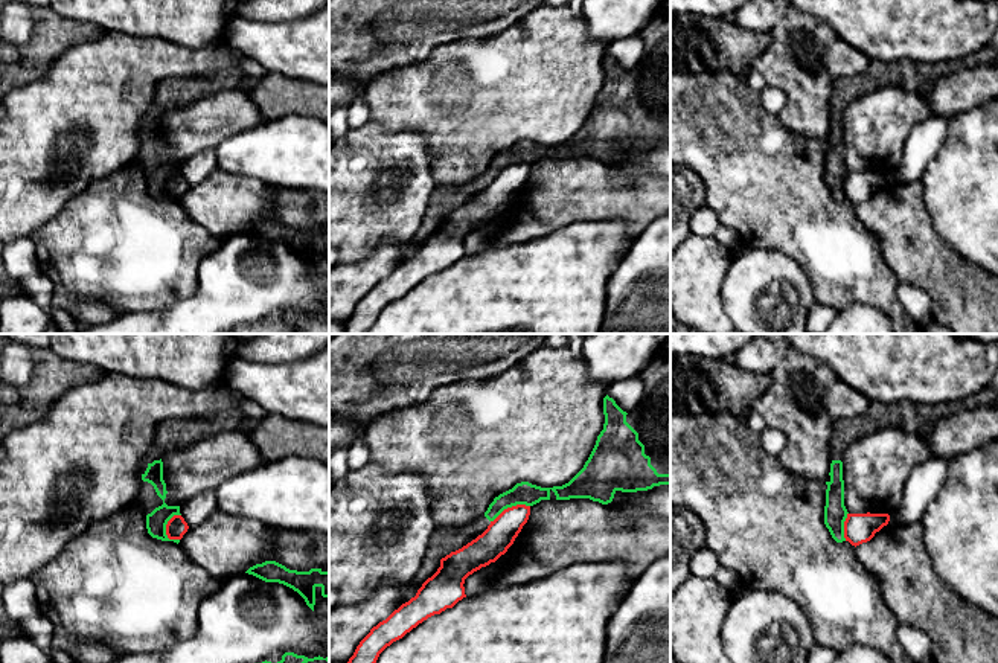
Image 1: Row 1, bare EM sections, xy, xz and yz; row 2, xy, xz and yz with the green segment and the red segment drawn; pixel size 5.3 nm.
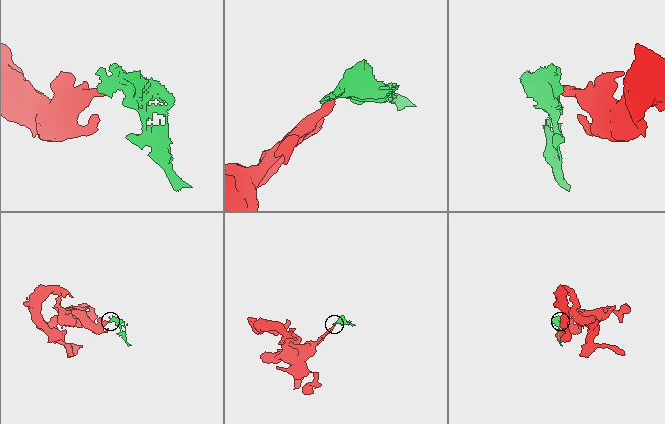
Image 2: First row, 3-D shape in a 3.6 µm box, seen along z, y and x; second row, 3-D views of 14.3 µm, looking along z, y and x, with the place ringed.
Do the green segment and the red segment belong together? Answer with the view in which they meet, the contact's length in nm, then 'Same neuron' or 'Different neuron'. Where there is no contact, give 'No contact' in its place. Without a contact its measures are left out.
Touches green in xy. Shared border 160 nm. Different neuron

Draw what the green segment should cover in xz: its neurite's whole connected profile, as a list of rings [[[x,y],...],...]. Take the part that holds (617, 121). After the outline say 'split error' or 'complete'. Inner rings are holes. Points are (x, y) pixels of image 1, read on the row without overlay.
[[[661,0],[638,35],[643,43],[643,56],[634,69],[626,72],[613,56],[608,53],[603,56],[603,88],[584,127],[568,142],[553,146],[541,146],[529,140],[517,142],[494,157],[485,175],[494,180],[507,166],[533,165],[541,159],[550,159],[552,149],[556,159],[590,157],[608,163],[617,149],[637,151],[670,143],[670,0]]] | split error

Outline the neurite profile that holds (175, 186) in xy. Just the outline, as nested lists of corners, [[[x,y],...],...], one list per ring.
[[[174,174],[166,183],[166,194],[169,198],[181,198],[189,184],[181,174]]]

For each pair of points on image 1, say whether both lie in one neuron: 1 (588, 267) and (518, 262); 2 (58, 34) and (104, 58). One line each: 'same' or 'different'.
1: same
2: different

